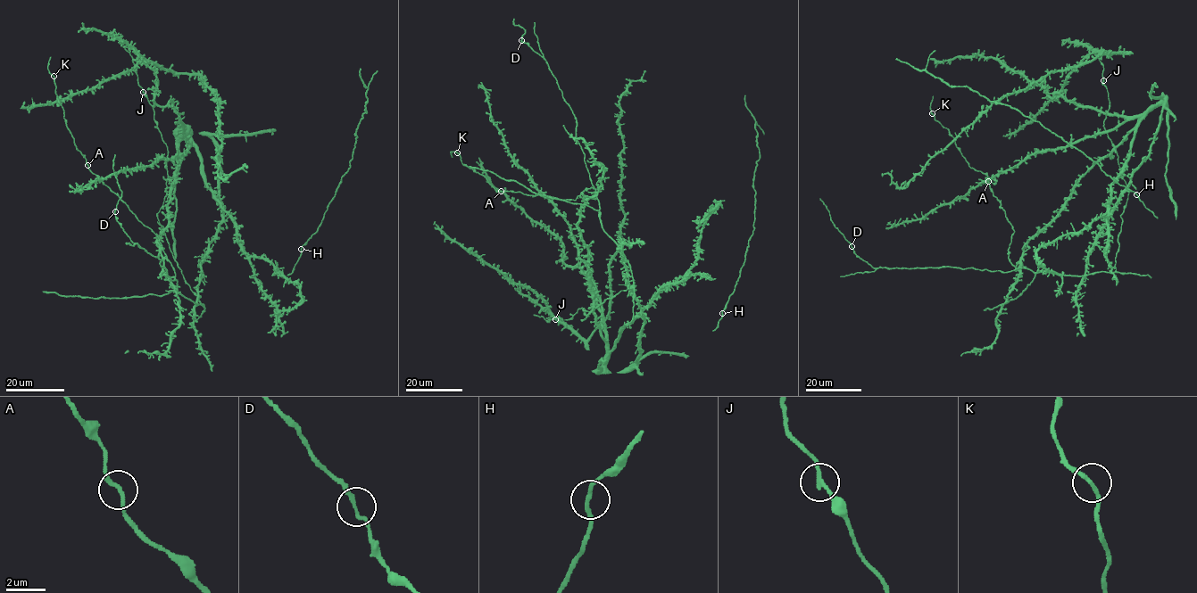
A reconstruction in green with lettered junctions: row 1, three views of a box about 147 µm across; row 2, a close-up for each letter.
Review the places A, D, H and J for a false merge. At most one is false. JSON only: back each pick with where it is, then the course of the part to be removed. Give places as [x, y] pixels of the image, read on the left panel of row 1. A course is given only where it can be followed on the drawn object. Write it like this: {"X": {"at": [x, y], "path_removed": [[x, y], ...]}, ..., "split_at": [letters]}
{"split_at": []}

